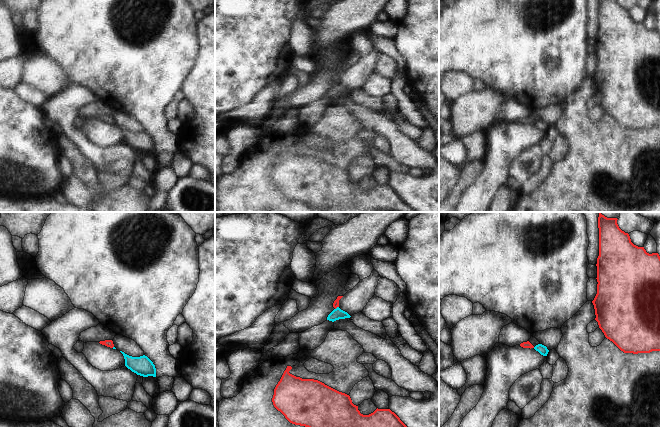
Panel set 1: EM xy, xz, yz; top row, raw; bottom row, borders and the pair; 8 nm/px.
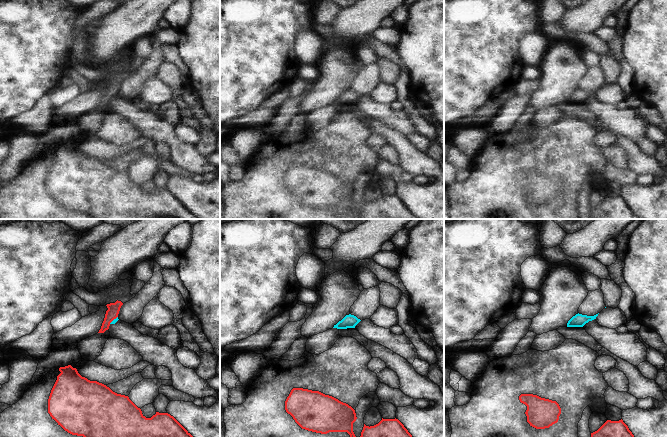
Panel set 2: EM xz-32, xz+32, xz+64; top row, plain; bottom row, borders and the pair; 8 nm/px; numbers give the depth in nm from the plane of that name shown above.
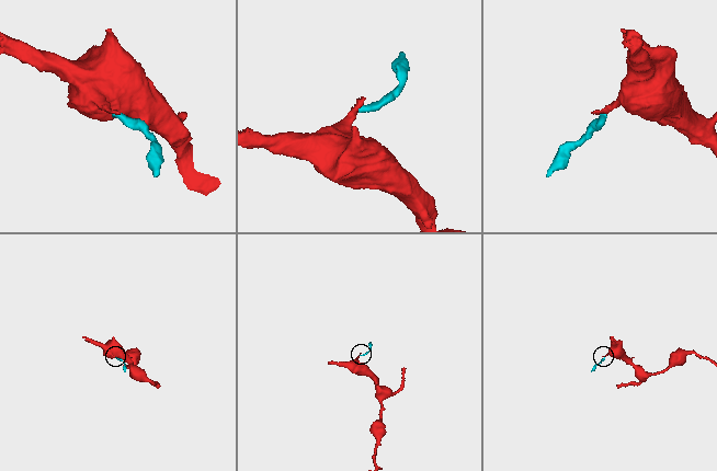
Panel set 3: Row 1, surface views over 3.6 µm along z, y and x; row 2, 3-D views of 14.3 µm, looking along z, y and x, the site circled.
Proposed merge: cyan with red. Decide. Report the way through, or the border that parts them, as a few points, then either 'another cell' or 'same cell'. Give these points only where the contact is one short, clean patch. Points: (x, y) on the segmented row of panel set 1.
border xz (338, 306), (335, 309); another cell

